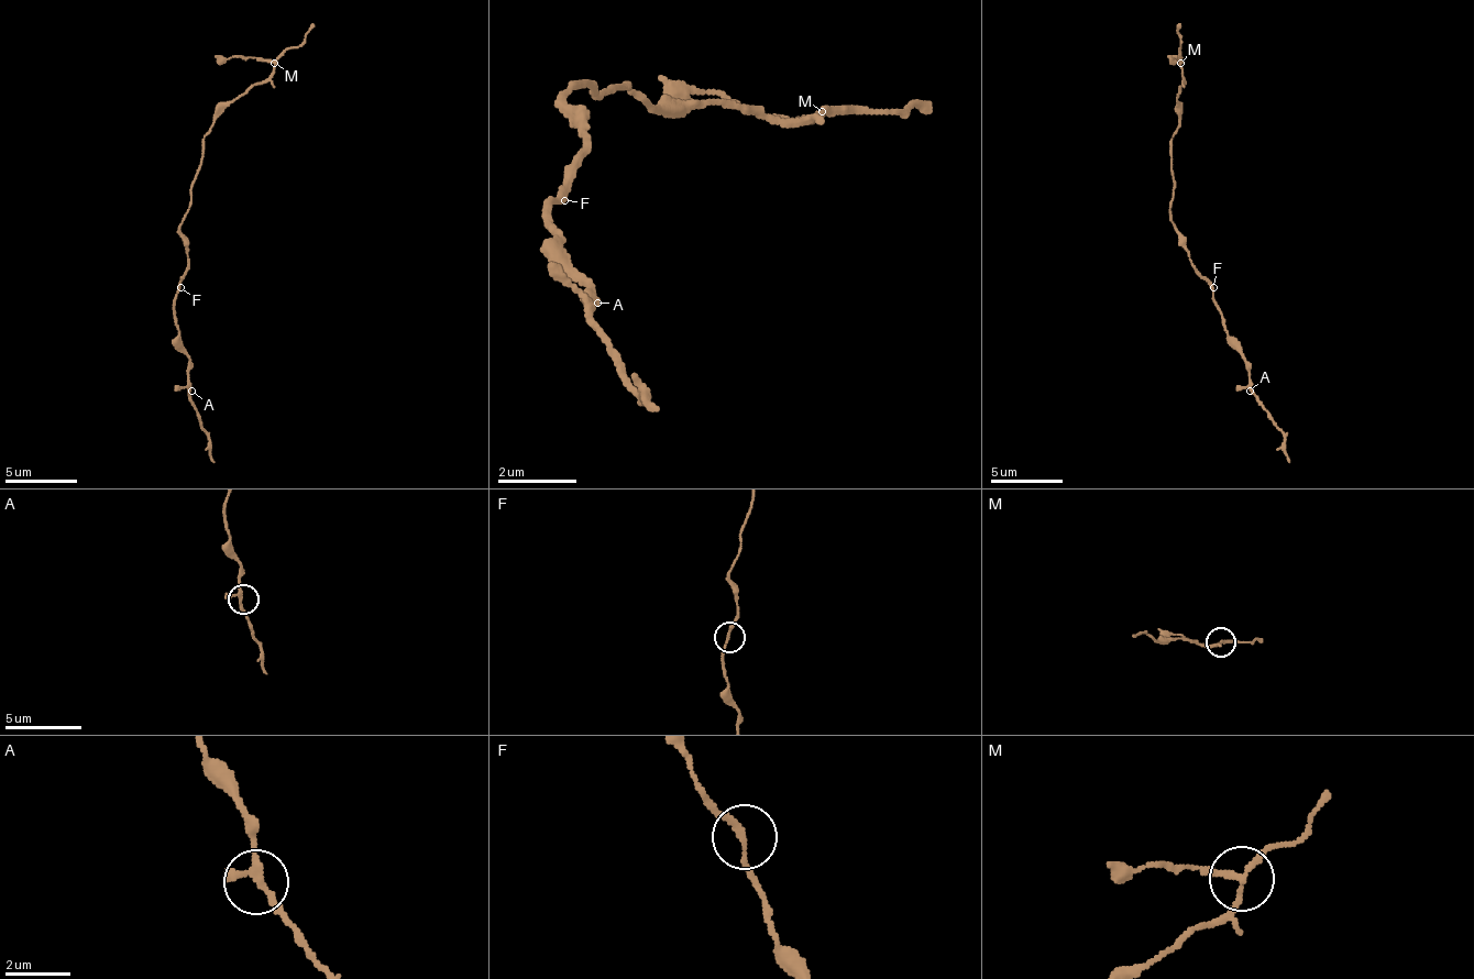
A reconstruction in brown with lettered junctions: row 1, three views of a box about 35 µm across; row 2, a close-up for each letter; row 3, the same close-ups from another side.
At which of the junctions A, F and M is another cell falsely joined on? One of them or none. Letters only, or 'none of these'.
M

